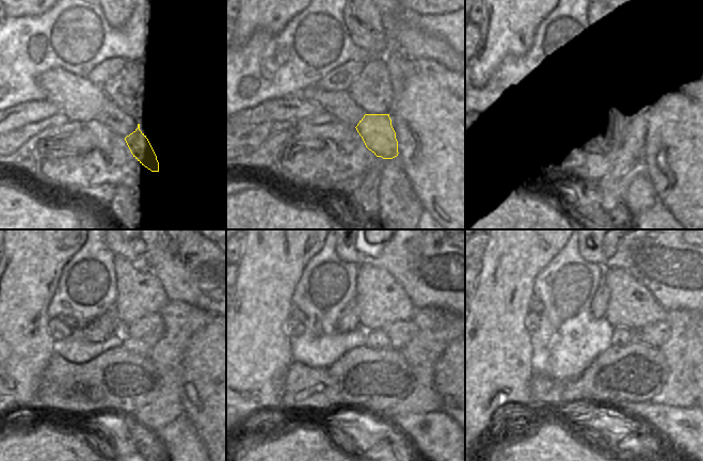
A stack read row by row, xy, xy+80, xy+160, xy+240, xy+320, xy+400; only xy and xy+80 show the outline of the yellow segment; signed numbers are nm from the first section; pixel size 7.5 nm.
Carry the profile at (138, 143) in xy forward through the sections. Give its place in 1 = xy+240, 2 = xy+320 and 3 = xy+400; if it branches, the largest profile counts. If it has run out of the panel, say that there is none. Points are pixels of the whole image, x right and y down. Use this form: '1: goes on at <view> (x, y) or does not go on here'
1: goes on at xy+240 (134, 346)
2: goes on at xy+320 (376, 339)
3: goes on at xy+400 (622, 336)

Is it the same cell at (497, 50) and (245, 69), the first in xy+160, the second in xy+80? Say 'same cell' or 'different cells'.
different cells

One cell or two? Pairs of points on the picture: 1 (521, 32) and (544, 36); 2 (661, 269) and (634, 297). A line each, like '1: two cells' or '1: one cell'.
1: two cells
2: two cells

